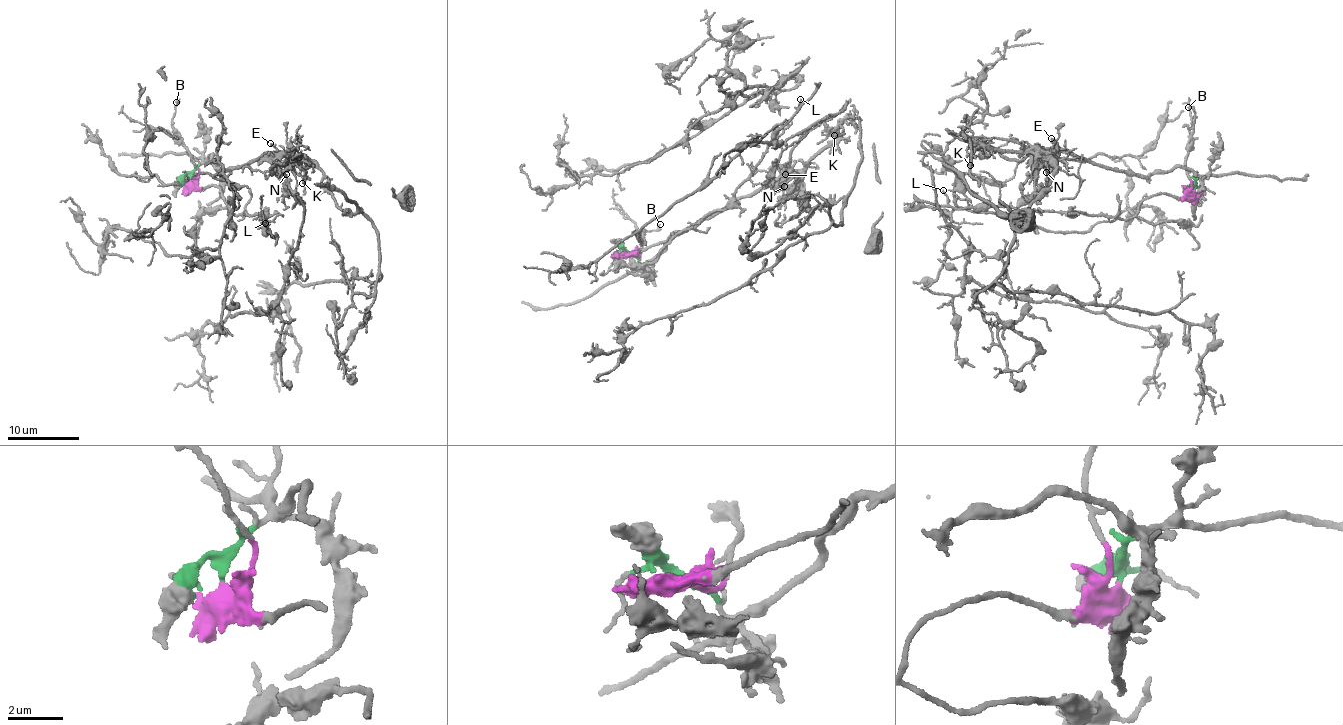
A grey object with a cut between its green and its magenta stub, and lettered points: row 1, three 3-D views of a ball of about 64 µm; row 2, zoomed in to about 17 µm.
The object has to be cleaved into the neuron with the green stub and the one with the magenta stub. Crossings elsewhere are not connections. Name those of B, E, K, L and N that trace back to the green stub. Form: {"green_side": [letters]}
{"green_side": ["E", "K", "N"]}

